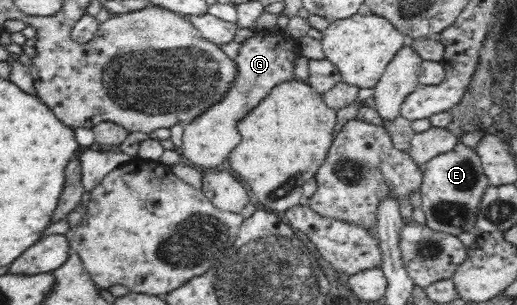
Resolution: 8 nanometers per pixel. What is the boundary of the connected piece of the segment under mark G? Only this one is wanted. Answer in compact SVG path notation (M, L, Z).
M281 29L257 31L247 39L235 60L237 78L229 94L209 107L203 116L183 126L182 145L179 148L183 160L201 172L217 170L218 166L226 163L233 148L241 142L241 135L235 128L237 122L268 96L277 84L293 81L294 63L300 55L297 40L285 35Z

